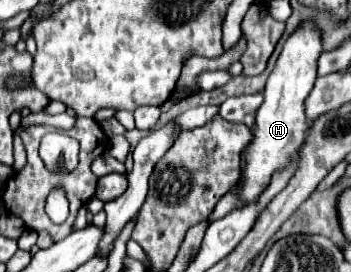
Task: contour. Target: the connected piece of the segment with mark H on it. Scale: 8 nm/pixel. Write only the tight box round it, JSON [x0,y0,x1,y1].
[241,20,323,204]

